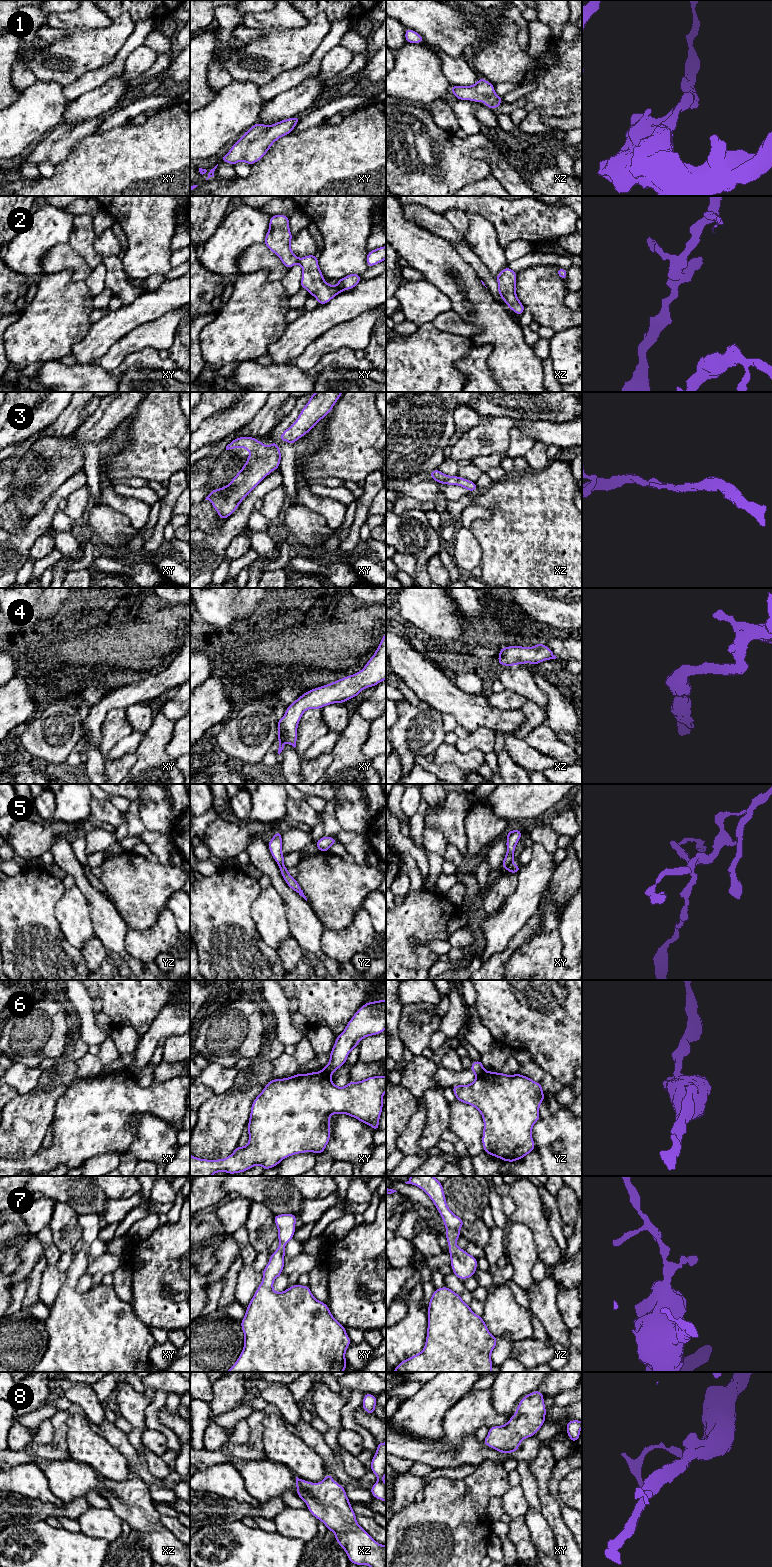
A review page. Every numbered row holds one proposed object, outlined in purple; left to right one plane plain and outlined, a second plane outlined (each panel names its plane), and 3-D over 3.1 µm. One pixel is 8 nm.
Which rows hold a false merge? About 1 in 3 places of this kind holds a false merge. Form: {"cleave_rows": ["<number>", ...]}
{"cleave_rows": ["5", "6"]}

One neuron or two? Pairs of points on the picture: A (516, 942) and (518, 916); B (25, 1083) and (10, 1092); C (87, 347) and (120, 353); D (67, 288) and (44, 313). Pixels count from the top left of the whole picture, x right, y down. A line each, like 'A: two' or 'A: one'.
A: two
B: two
C: two
D: one

